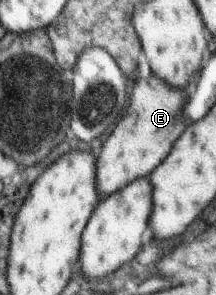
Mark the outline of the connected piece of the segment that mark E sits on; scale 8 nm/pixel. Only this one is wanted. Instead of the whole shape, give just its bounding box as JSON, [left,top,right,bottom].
[96,74,188,196]

